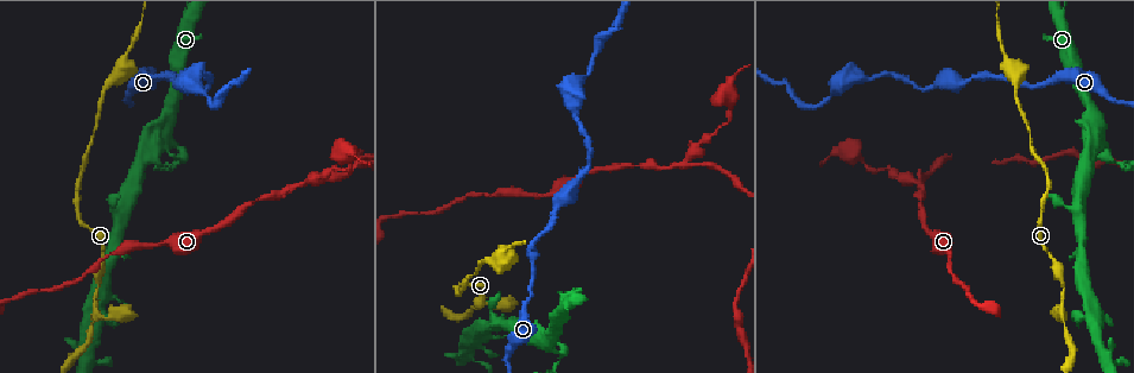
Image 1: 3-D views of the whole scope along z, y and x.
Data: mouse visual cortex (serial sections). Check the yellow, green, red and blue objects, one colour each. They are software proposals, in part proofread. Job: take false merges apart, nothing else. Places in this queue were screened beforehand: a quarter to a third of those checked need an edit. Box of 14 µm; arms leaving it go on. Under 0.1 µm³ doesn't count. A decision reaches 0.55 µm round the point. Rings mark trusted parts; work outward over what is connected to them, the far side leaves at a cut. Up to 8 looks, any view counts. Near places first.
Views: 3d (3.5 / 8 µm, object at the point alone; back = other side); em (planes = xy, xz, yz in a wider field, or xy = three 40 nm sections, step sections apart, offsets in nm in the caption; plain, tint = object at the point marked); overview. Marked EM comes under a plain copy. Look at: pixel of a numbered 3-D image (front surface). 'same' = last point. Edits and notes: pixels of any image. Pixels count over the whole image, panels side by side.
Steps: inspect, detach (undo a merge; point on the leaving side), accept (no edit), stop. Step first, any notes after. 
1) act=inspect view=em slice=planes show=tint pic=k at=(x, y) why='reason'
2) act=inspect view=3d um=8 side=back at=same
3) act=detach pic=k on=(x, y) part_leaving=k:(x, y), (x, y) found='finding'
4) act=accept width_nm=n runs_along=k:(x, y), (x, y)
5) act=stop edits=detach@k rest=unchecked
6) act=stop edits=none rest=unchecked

act=inspect view=3d um=3.5 pic=1 at=(540, 196) why='sudden change in width'

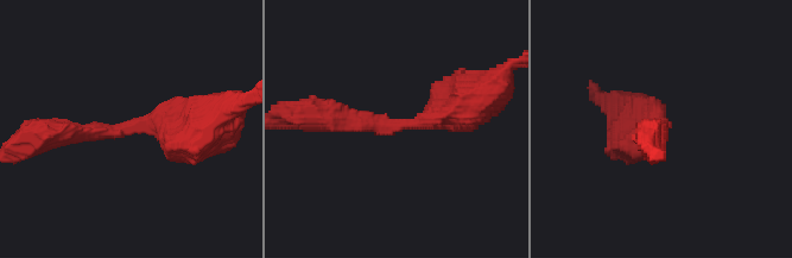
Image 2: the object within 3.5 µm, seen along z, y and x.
act=accept arm_widths_nm=250,400 runs_along=2:(470, 102), (416, 124), (314, 118) found='all the same cell'

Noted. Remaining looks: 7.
act=inspect view=3d um=3.5 pic=1 at=(557, 362) why='sharp bend'

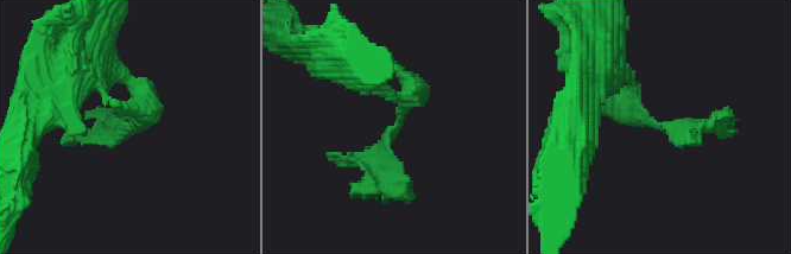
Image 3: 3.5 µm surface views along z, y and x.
act=inspect view=em slice=xy step=2 show=tint pic=3 at=(128, 124)

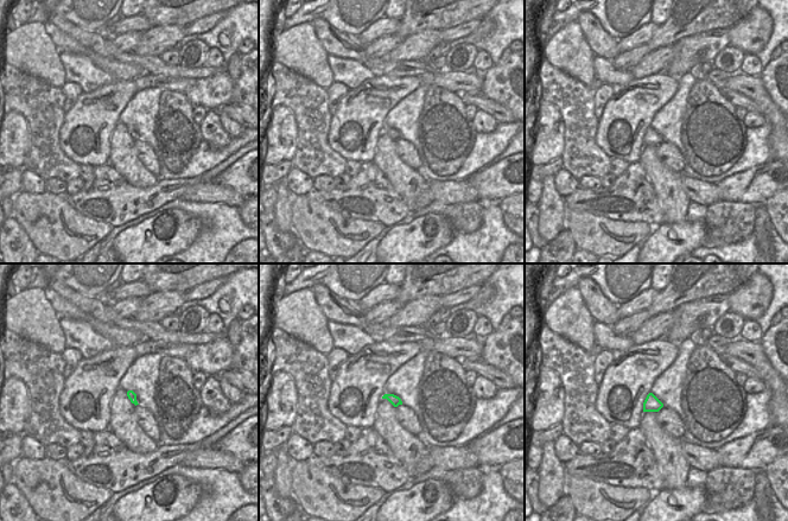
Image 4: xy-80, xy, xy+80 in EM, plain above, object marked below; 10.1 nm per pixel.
act=accept width_nm=100 runs_along=3:(627, 75), (633, 110), (691, 140) found='all the same cell'

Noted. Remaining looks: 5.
act=inspect view=3d um=3.5 side=back pic=1 at=(1059, 309) why='abrupt turn'

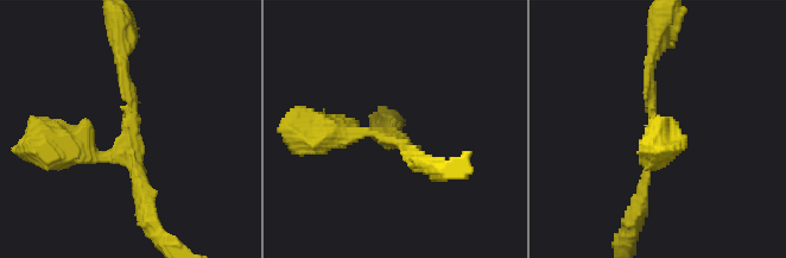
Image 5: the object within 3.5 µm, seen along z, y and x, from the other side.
act=inspect view=em slice=xy step=5 show=tint pic=5 at=(397, 140) arms=3 arm_widths_nm=150,150,200

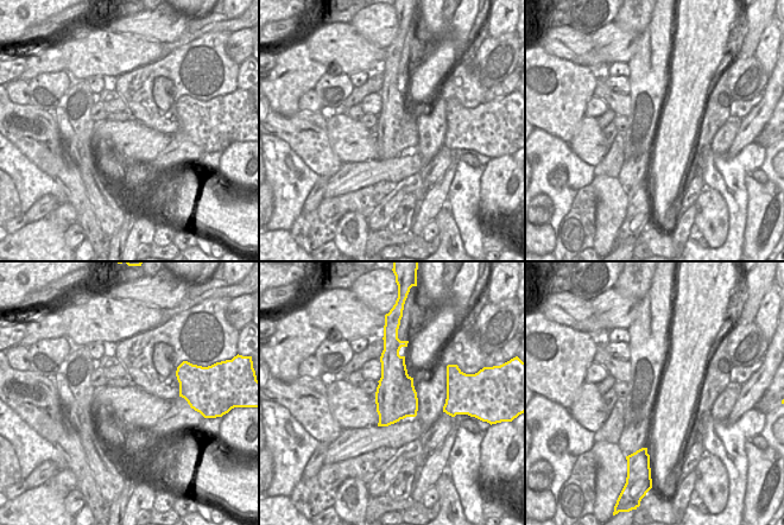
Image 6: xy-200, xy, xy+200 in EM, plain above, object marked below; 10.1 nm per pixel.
act=inspect view=em slice=xy step=3 show=tint at=same why='another direction'

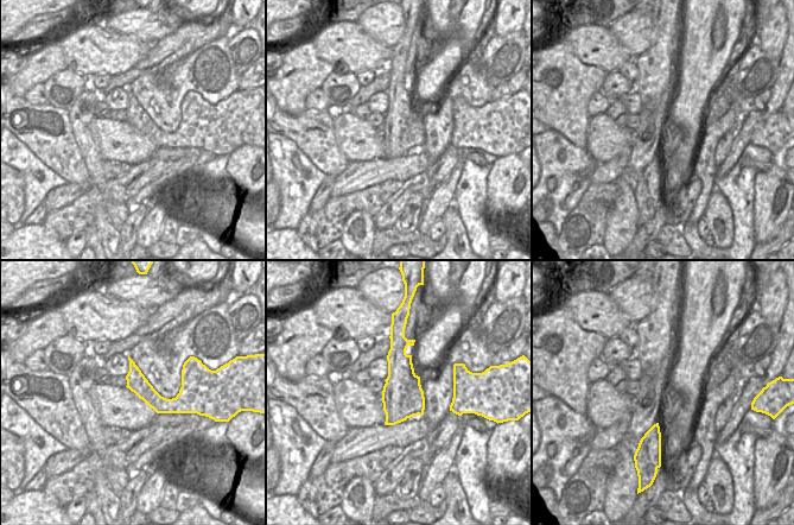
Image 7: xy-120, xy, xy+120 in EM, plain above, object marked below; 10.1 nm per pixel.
act=accept runs_along=5:(121, 58), (132, 136), (103, 157), (63, 150) found='one cell here'

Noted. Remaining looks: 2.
act=stop edits=none rest=unchecked

